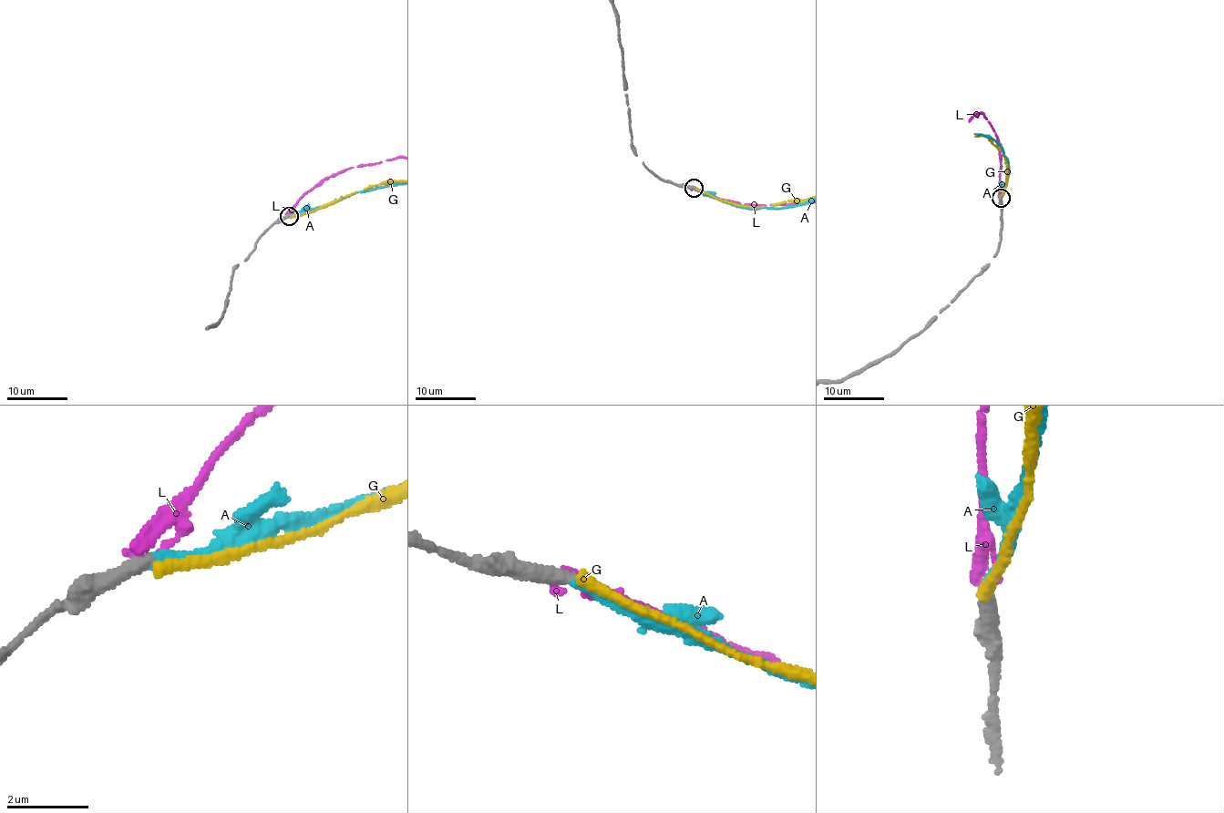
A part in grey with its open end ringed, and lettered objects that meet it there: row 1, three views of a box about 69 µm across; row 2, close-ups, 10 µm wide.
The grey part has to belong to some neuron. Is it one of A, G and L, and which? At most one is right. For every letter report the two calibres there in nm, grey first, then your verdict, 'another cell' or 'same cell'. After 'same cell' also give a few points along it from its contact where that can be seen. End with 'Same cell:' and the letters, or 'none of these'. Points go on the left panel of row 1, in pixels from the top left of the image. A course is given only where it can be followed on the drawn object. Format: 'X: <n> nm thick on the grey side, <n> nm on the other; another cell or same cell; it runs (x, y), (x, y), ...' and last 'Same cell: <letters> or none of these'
A: 400 nm thick on the grey side, 240 nm on the other; same cell
G: 360 nm thick on the grey side, 300 nm on the other; another cell
L: 400 nm thick on the grey side, 360 nm on the other; another cell
Same cell: A

